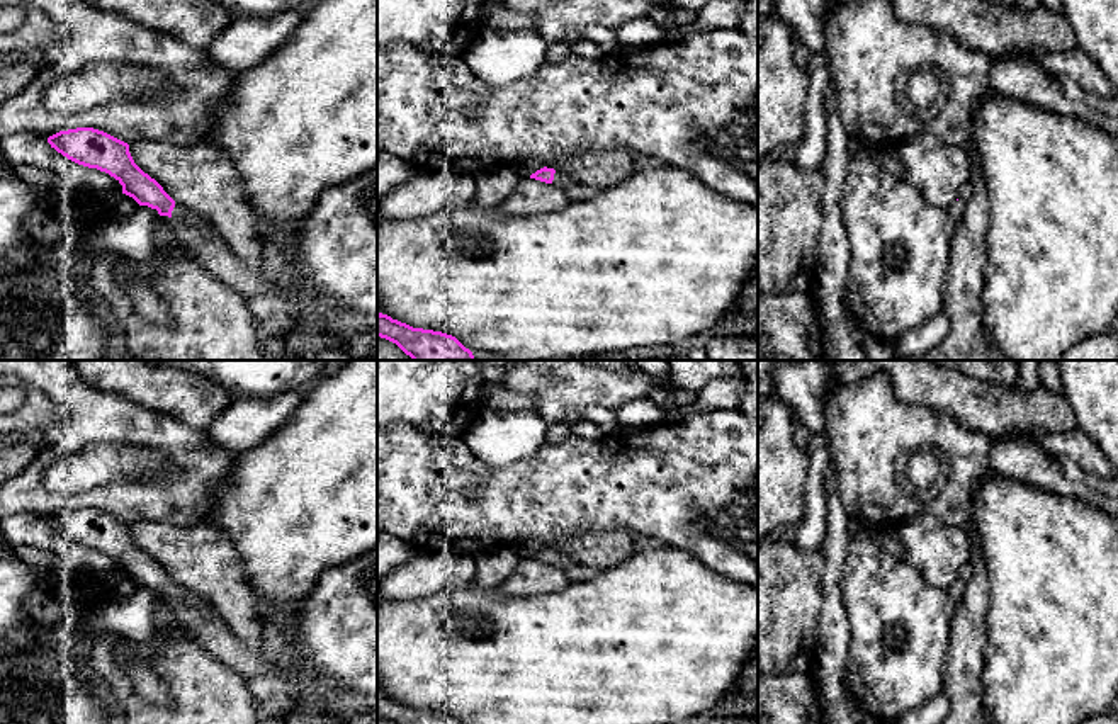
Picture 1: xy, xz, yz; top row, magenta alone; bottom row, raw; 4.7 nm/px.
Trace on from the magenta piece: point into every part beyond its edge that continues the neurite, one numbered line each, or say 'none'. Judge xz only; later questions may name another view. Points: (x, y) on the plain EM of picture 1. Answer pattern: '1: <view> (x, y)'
1: xz (561, 561)

